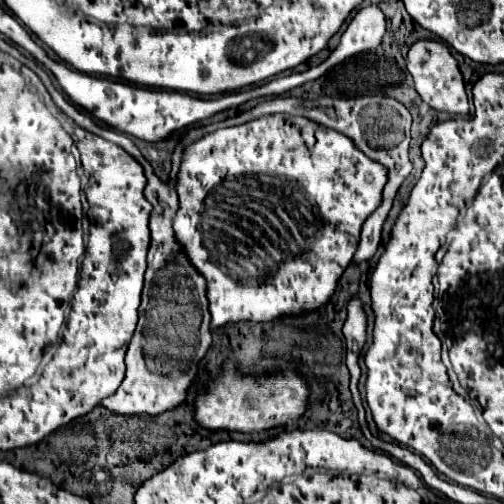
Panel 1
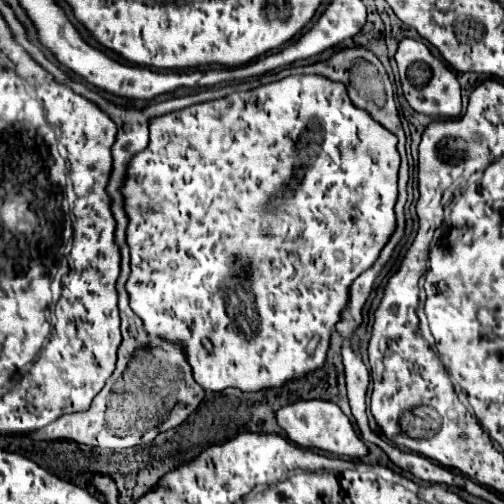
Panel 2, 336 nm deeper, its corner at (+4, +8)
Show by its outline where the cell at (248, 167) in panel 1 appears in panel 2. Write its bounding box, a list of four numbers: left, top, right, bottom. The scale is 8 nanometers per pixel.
[122,74,400,392]

